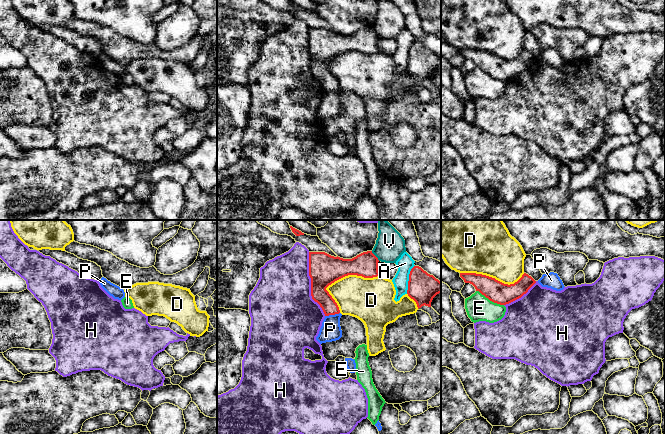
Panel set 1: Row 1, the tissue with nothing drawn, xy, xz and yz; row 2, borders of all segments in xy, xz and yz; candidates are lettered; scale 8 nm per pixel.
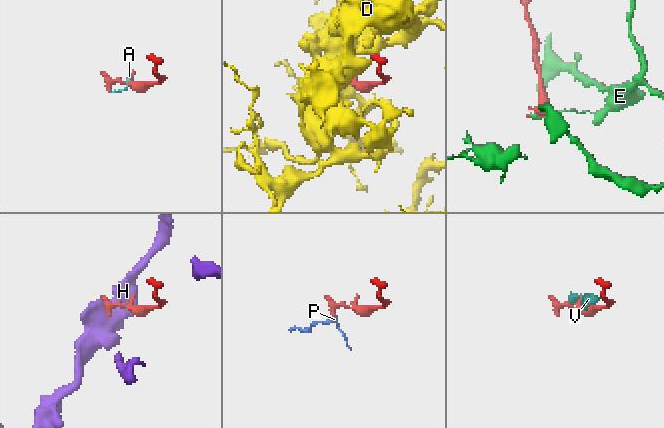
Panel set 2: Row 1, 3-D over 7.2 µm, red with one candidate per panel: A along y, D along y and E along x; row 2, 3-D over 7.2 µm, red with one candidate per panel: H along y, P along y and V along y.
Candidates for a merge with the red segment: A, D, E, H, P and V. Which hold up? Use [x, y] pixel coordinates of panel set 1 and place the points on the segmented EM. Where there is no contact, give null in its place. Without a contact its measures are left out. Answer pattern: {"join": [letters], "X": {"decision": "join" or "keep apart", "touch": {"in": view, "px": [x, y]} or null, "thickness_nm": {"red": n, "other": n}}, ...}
{"join": [], "A": {"decision": "keep apart", "touch": {"in": "xz", "px": [409, 279]}, "thickness_nm": {"red": 240, "other": 140}}, "D": {"decision": "keep apart", "touch": {"in": "xz", "px": [352, 274]}, "thickness_nm": {"red": 260, "other": 360}}, "E": {"decision": "keep apart", "touch": {"in": "yz", "px": [490, 300]}, "thickness_nm": {"red": 170, "other": 200}}, "H": {"decision": "keep apart", "touch": {"in": "xz", "px": [311, 284]}, "thickness_nm": {"red": 260, "other": 460}}, "P": {"decision": "keep apart", "touch": {"in": "xz", "px": [332, 314]}, "thickness_nm": {"red": 130, "other": 160}}, "V": {"decision": "keep apart", "touch": {"in": "xz", "px": [375, 256]}, "thickness_nm": {"red": 190, "other": 240}}}

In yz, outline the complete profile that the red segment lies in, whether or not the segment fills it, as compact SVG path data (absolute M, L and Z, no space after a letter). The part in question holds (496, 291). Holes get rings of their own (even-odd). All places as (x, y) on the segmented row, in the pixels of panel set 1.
M460 273L460 277L465 283L472 284L476 291L479 291L490 301L500 305L506 305L521 298L536 283L526 273L517 282L510 285L504 284L495 278L476 273Z

